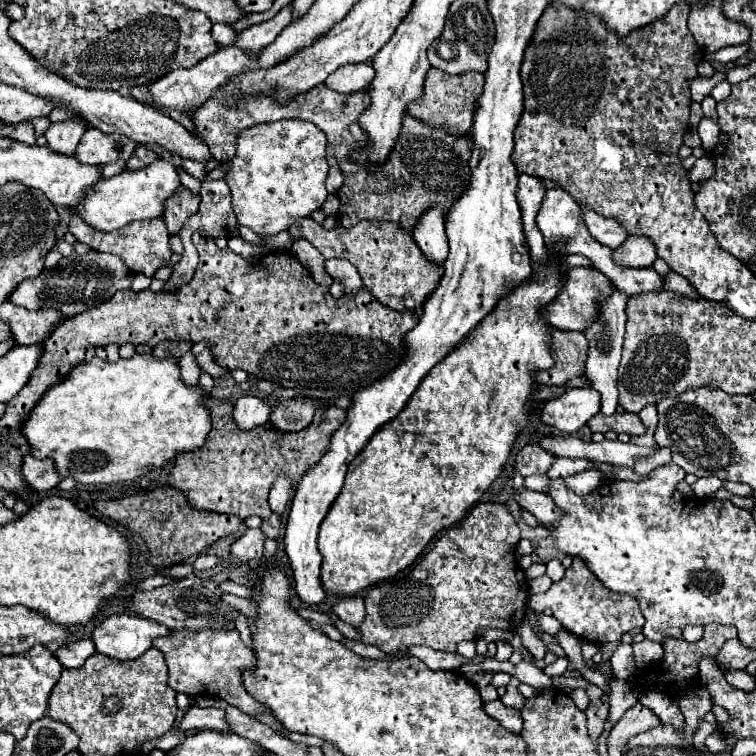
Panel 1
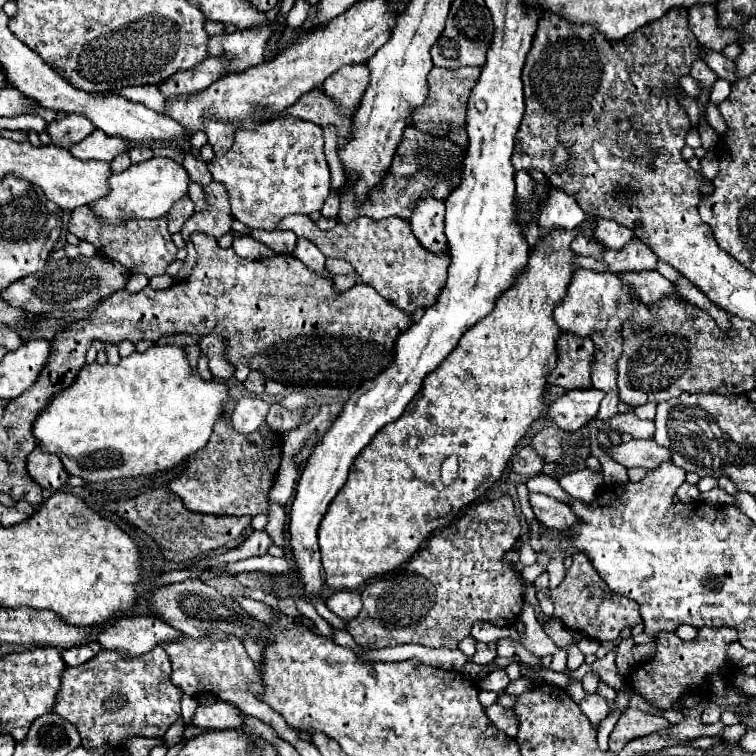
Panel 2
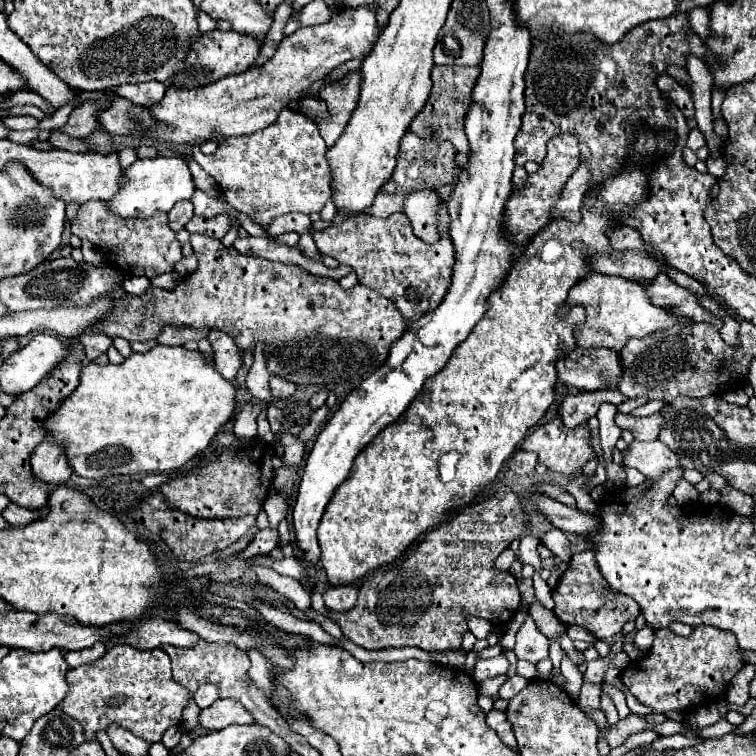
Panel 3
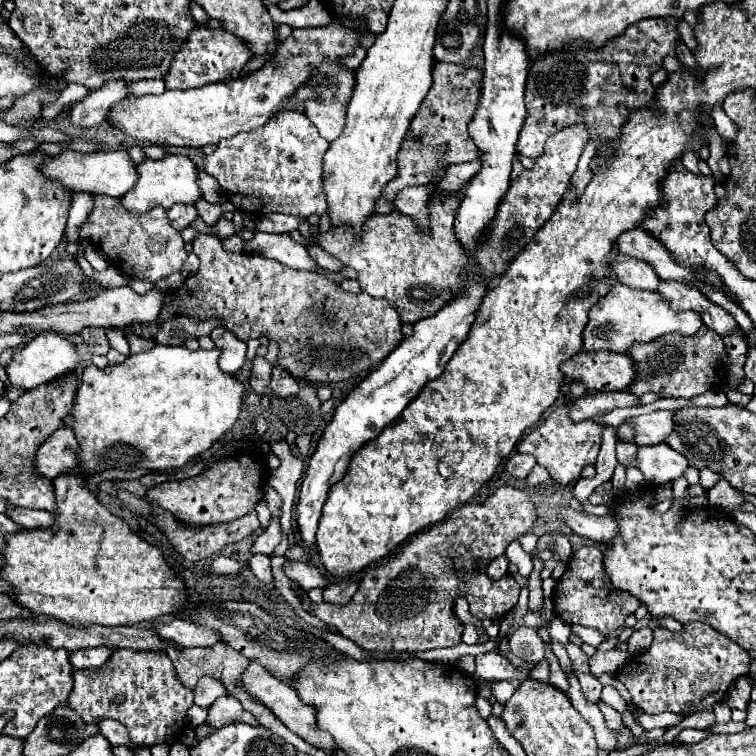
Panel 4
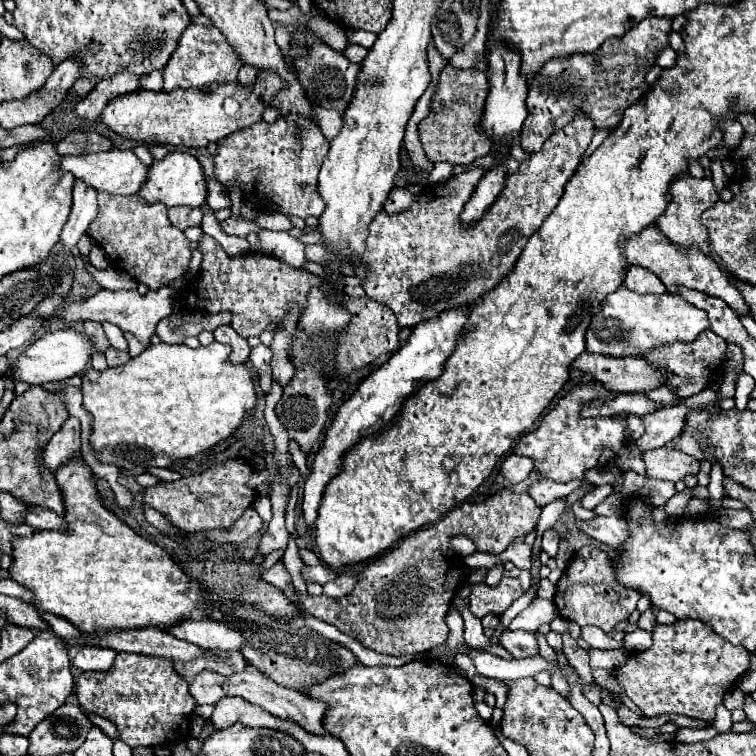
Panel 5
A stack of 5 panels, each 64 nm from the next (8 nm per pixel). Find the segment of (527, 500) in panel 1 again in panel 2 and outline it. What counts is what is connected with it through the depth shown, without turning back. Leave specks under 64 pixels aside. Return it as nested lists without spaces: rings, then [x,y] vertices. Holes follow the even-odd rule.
[[[530,494],[530,504],[536,518],[552,530],[564,532],[572,530],[578,524],[578,516],[568,504],[558,502],[546,494]]]

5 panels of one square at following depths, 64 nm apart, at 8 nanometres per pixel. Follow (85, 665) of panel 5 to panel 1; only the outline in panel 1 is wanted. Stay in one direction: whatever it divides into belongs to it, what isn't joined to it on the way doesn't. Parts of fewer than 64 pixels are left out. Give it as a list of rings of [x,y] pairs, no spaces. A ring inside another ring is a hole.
[[[78,640],[58,648],[54,654],[58,654],[58,660],[64,668],[80,668],[86,662],[86,658],[90,658],[94,652],[96,646],[92,640]]]

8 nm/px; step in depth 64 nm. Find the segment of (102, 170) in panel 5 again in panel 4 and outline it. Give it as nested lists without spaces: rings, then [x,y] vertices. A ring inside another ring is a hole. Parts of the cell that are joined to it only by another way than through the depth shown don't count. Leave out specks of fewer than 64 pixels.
[[[66,150],[60,156],[52,156],[48,162],[44,162],[42,170],[48,178],[60,180],[72,192],[84,190],[84,192],[90,192],[94,196],[96,194],[106,194],[106,196],[122,198],[138,182],[136,164],[130,160],[130,154],[126,150],[116,150],[116,152],[100,150],[100,152],[90,152],[90,154],[80,154],[80,152]]]

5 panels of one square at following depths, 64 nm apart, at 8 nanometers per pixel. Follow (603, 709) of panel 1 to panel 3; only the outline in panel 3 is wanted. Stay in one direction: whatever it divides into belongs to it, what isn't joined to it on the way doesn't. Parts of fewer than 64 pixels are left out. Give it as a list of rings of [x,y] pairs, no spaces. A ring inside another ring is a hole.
[[[584,682],[582,690],[580,690],[580,706],[582,708],[598,708],[600,706],[600,690],[602,690],[602,684]]]

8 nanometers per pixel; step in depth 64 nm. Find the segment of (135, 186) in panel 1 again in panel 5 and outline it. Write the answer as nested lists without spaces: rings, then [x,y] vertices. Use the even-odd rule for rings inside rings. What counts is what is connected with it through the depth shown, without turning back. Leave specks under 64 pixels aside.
[[[170,152],[162,160],[154,160],[150,164],[148,182],[144,184],[144,190],[138,194],[146,202],[164,202],[168,208],[172,206],[190,206],[200,208],[206,202],[208,196],[208,180],[204,174],[202,164],[188,152]]]

